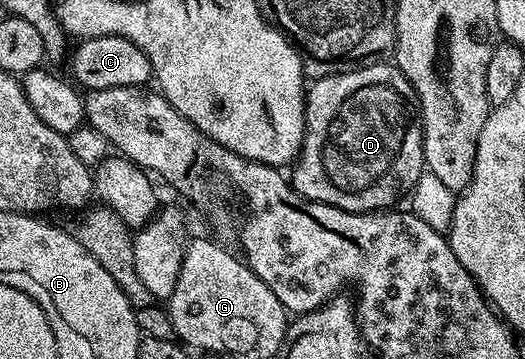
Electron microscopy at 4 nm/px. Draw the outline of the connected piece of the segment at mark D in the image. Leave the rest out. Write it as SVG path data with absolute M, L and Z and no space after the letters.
M386 61L355 66L309 84L306 93L306 135L293 164L294 190L305 199L345 211L369 213L390 209L402 194L414 190L424 172L422 124L414 87L397 66Z

